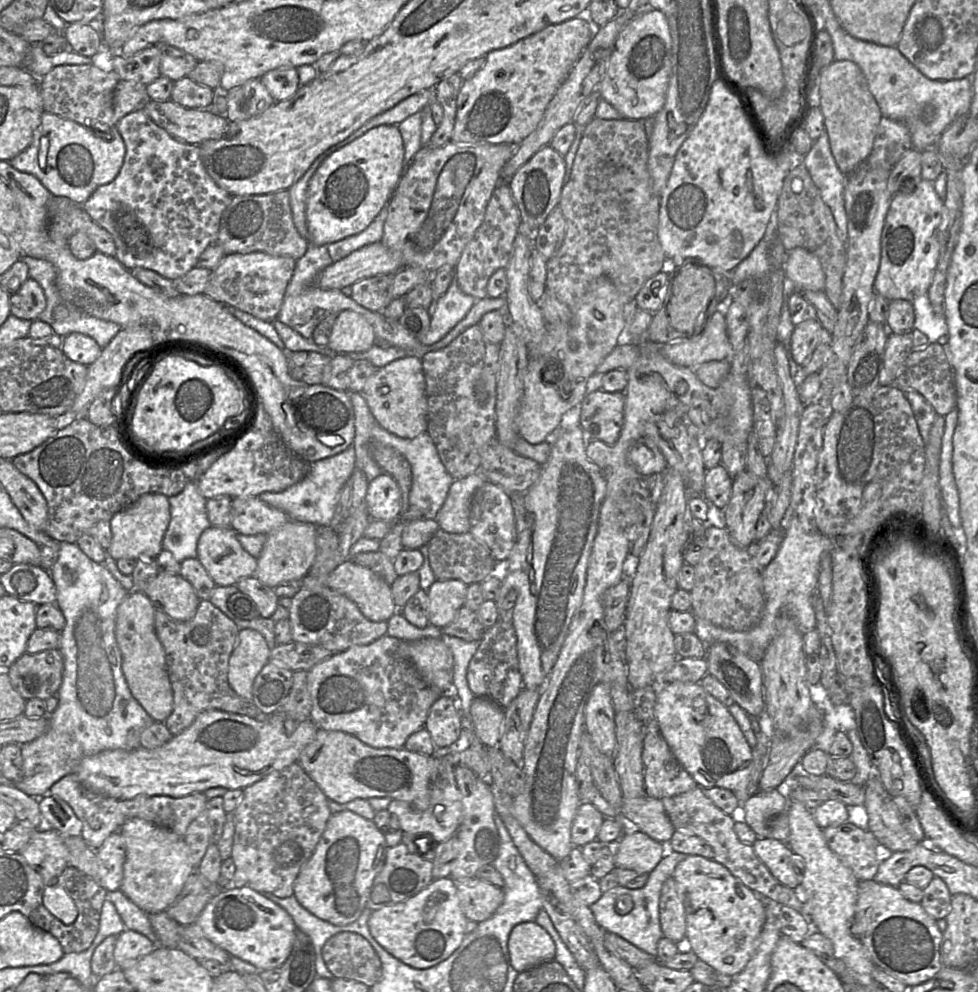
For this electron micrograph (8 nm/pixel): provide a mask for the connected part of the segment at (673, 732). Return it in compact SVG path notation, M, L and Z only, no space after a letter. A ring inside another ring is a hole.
M675 681L661 685L654 714L659 732L682 767L701 788L746 789L752 771L752 748L724 704L704 690L699 682Z

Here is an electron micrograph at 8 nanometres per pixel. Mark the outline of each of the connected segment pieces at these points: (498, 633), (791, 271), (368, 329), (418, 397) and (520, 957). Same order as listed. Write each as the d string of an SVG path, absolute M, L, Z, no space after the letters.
M499 618L493 626L485 630L478 650L469 663L467 681L475 697L488 698L503 709L506 709L523 689L522 675L519 670L517 637L512 620Z
M805 248L788 251L785 275L797 290L824 291L825 274L820 260Z
M353 310L341 311L333 324L328 348L336 354L368 351L375 342L372 325Z
M406 356L377 369L366 381L361 393L376 421L388 432L413 439L427 432L428 405L422 360Z
M536 922L517 924L508 939L510 962L519 973L554 960L556 947L551 936Z

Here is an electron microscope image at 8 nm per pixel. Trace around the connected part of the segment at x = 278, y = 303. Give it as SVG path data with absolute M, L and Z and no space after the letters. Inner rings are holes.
M264 252L229 254L212 270L204 294L223 305L237 308L261 320L273 322L280 312L295 265L296 260L291 257L273 256Z

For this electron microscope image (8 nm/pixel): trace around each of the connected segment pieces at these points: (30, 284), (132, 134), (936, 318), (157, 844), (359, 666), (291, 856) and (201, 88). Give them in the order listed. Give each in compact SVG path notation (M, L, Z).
M28 278L21 288L10 295L10 314L24 320L34 321L46 307L44 292L37 281Z
M143 109L127 114L116 123L116 127L126 147L121 170L112 182L99 186L82 207L112 236L116 246L115 258L126 269L152 270L173 281L195 268L202 252L217 242L221 218L232 196L220 188L206 171L199 145L172 137Z
M928 295L919 296L912 303L915 314L914 329L924 333L929 343L937 342L942 336L946 336L949 342L946 317L934 312Z
M141 818L126 820L119 832L126 845L120 891L146 913L164 912L180 894L187 878L197 870L190 862L184 837Z
M385 635L378 640L334 653L307 674L312 700L311 719L319 729L351 734L373 748L403 748L407 738L425 726L429 711L440 697L420 676L409 658L409 643Z
M293 763L244 788L243 797L233 814L235 833L231 857L236 872L231 888L249 887L259 893L270 893L278 898L293 896L294 882L301 868L314 853L332 815L327 796L299 763Z
M186 76L174 81L170 99L186 108L205 109L213 102L214 90Z

